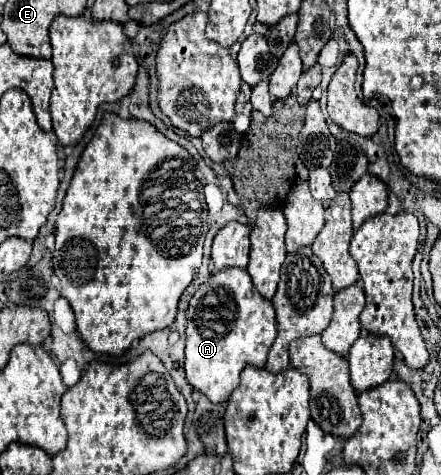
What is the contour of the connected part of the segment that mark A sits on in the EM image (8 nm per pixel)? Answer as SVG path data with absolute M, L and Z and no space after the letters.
M227 268L213 274L199 290L193 294L187 310L187 346L185 346L185 376L187 382L205 394L213 404L227 404L233 390L239 386L239 374L245 366L265 368L267 352L277 336L275 324L275 308L271 300L265 300L257 294L247 270L243 268Z

